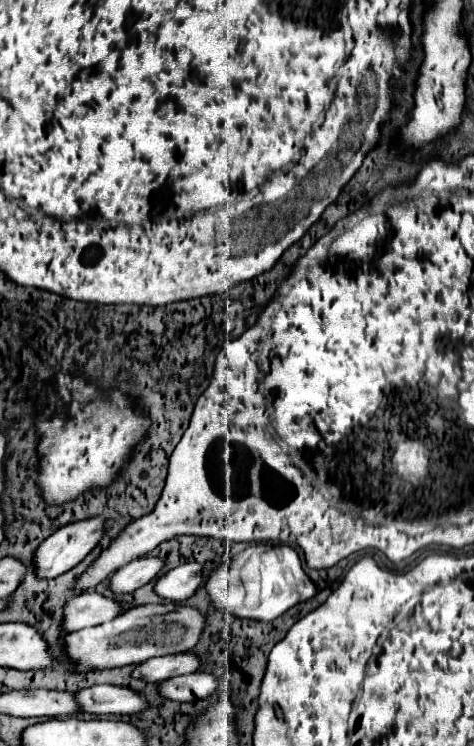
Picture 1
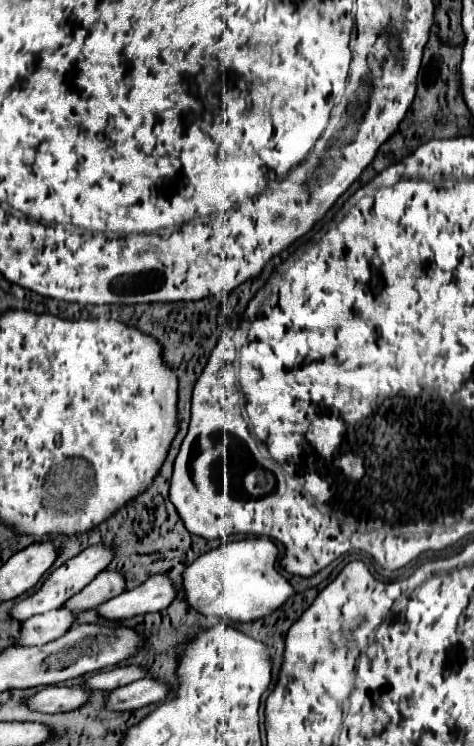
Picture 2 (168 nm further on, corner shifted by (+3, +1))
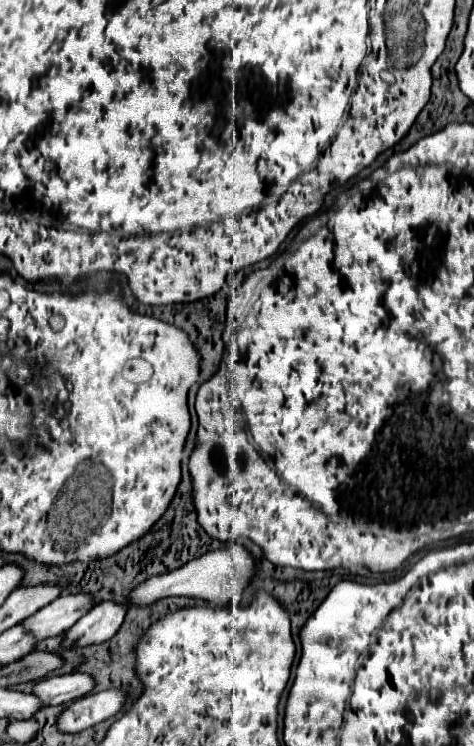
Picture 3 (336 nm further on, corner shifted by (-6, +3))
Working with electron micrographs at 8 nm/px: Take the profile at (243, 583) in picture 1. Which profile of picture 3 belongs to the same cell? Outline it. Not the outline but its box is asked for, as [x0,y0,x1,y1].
[127,542,255,606]

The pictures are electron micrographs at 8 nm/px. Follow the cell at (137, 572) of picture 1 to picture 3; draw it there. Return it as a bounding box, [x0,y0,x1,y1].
[19,594,95,642]

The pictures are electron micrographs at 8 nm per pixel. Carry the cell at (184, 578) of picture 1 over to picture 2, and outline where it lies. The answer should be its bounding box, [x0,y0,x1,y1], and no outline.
[98,574,176,622]

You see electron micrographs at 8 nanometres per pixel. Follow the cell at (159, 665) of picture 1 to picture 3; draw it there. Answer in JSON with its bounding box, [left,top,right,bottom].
[31,674,95,706]

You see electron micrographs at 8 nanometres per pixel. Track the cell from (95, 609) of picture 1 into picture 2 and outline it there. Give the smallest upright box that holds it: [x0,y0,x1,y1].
[18,608,80,646]

